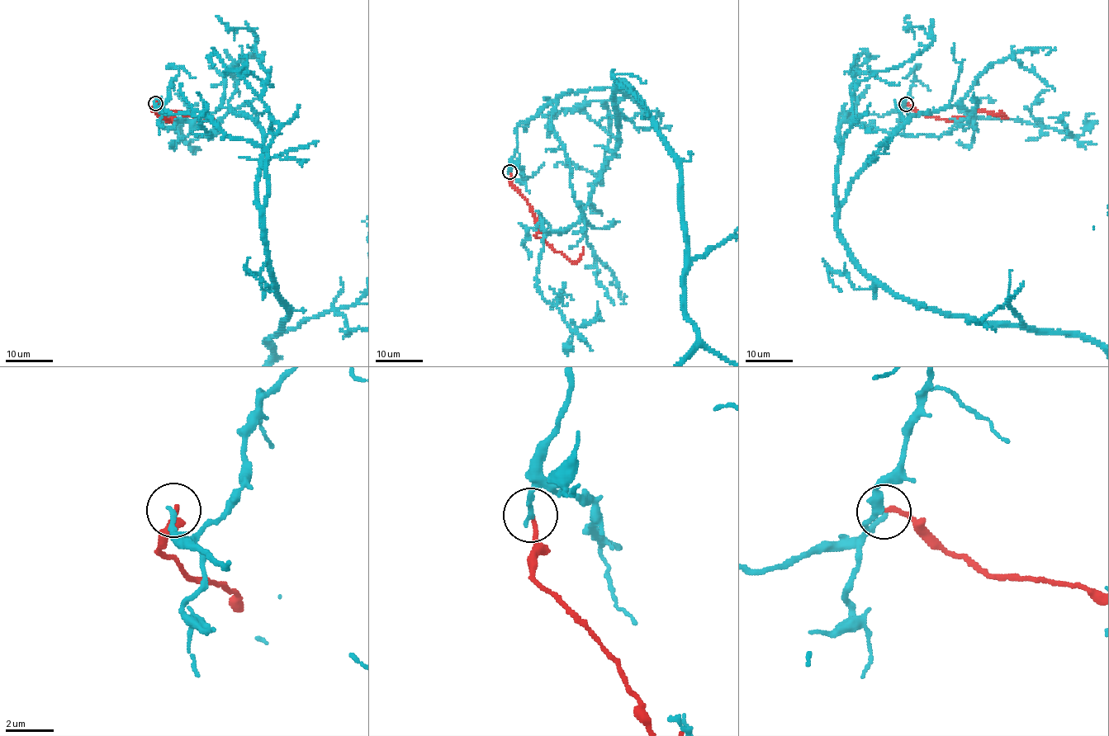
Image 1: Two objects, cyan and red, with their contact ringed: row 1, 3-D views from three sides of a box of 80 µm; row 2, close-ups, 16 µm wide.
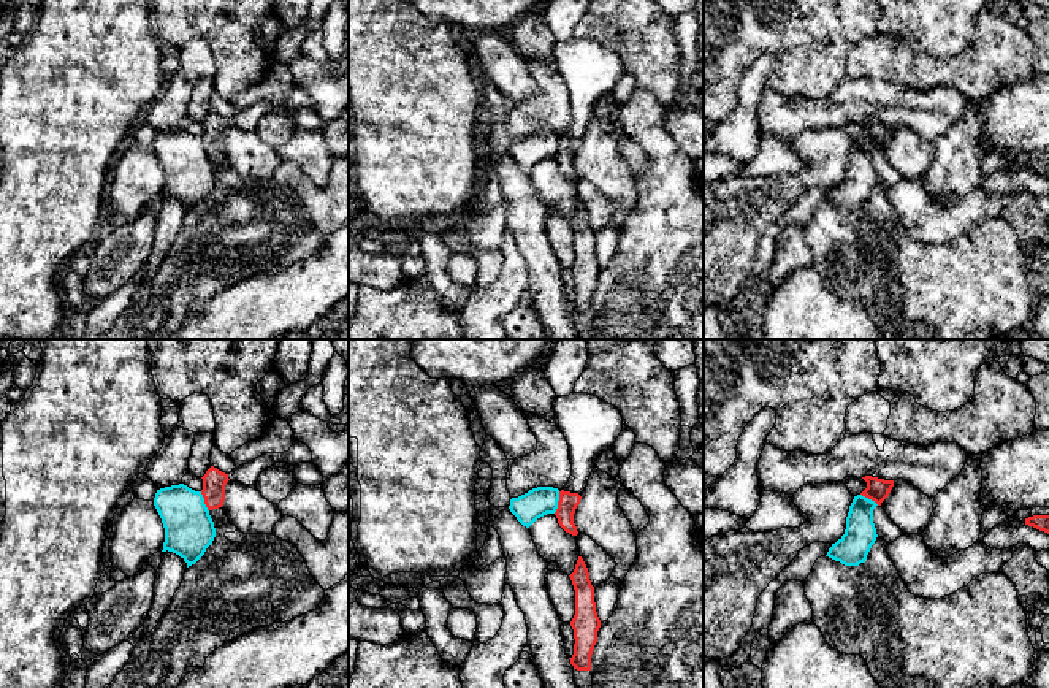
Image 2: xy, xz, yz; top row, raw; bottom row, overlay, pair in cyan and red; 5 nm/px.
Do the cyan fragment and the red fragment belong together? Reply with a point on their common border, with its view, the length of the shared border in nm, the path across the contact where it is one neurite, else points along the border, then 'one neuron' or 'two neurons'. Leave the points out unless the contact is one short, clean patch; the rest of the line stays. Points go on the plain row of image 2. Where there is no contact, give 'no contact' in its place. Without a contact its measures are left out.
meets cyan in xz at (556, 148); contact 120 nm long; border along xz (560, 137), (553, 157); two neurons

